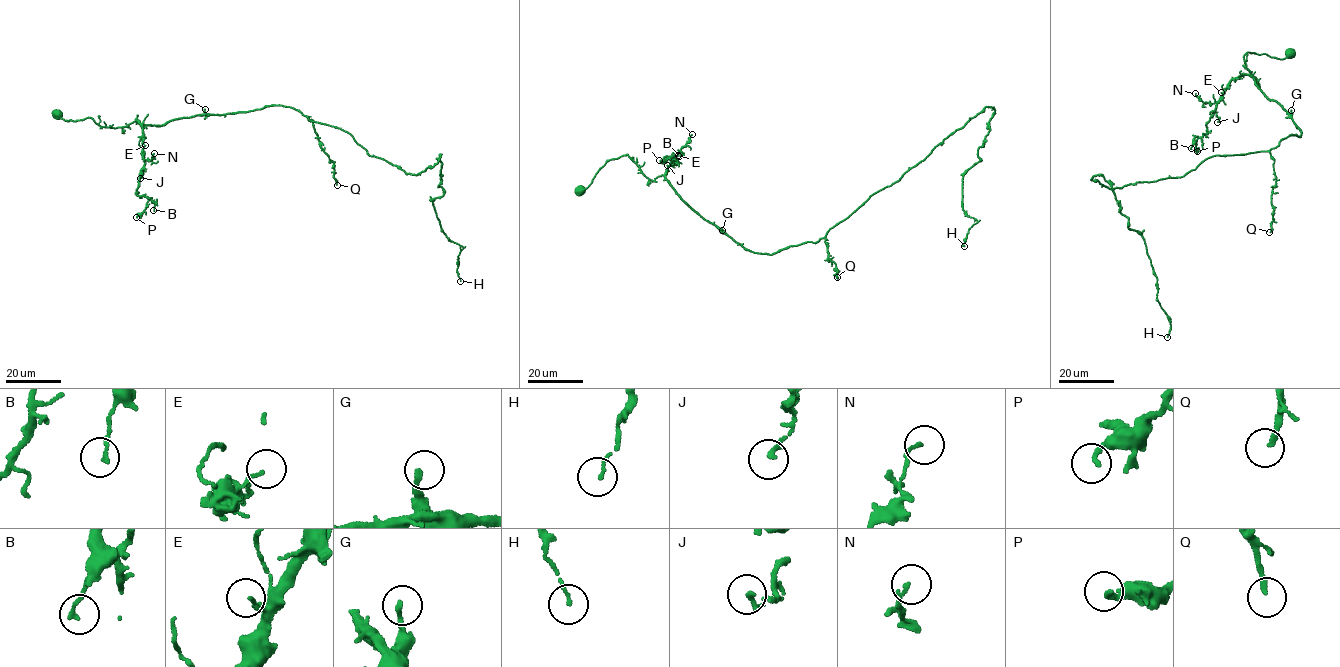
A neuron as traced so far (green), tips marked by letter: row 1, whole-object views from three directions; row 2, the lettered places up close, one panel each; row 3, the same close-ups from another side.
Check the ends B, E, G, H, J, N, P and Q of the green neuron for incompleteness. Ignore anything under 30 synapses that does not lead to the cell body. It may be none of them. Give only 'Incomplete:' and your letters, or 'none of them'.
Incomplete: Q

